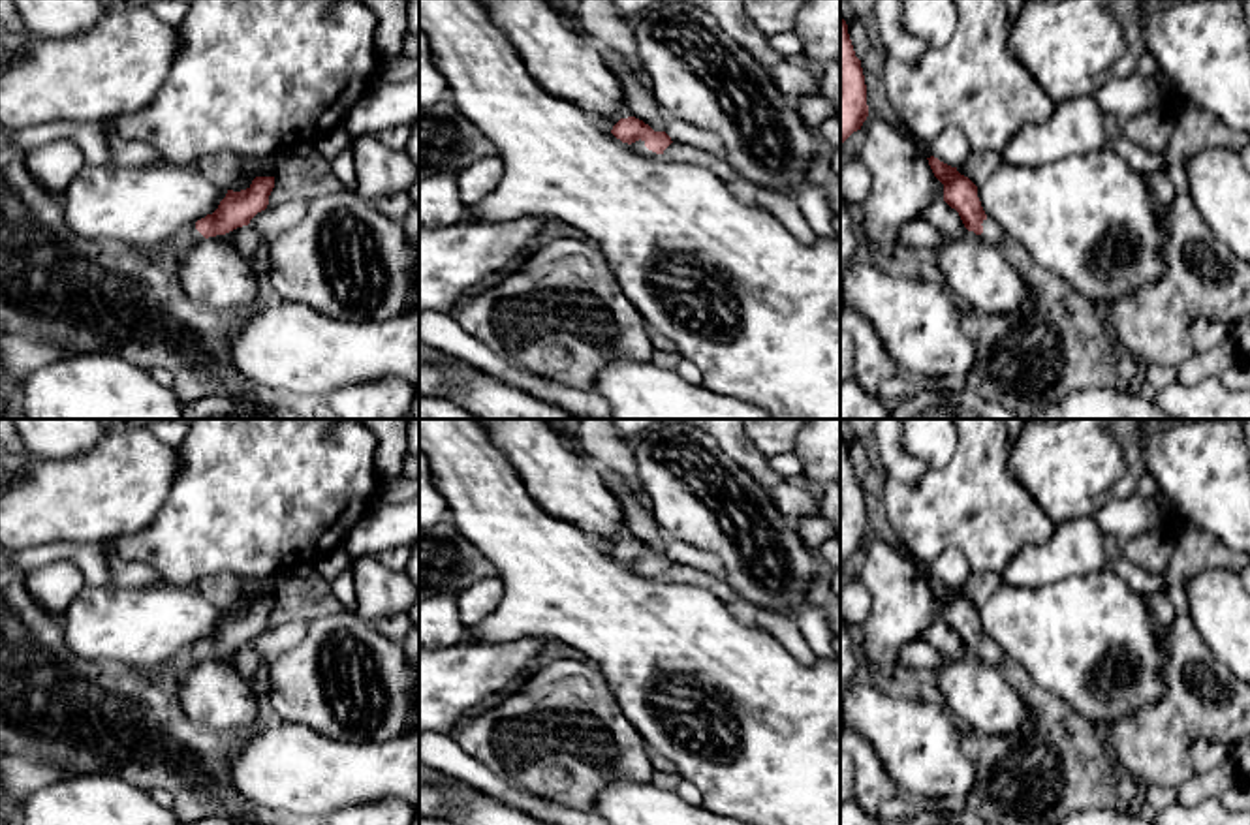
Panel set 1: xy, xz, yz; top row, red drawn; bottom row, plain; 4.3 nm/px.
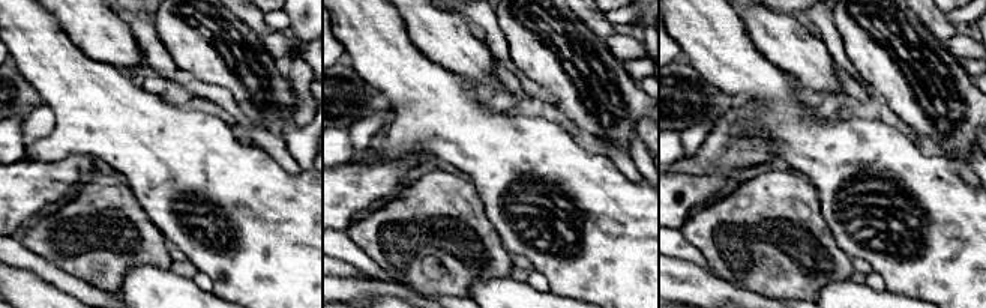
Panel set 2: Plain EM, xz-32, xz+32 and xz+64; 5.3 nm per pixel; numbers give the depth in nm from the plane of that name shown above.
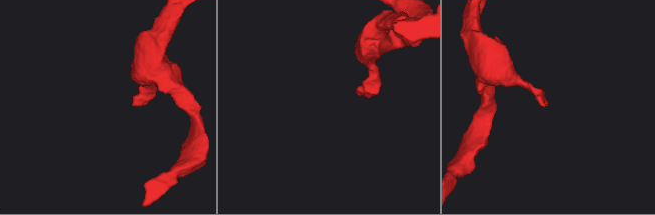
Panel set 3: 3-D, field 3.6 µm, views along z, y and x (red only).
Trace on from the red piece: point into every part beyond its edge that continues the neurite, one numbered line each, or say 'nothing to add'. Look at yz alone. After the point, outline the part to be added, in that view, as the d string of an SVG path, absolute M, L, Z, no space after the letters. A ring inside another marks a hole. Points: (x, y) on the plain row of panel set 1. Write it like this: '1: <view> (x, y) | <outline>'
1: yz (993, 654) | M987 637L981 646L983 646L983 654L979 656L981 663L985 663L992 669L998 669L998 665L1004 660L1004 652L1002 652L1000 645L996 641L992 641L991 637Z

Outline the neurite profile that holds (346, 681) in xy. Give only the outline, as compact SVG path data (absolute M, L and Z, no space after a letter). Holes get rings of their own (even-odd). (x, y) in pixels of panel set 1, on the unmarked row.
M344 609L308 620L301 643L271 662L269 678L269 701L282 722L306 725L335 740L387 742L408 733L419 710L419 669L400 643Z

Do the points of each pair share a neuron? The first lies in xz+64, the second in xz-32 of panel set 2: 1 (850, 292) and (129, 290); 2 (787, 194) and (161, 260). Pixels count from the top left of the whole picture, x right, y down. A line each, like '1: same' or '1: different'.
1: same
2: same

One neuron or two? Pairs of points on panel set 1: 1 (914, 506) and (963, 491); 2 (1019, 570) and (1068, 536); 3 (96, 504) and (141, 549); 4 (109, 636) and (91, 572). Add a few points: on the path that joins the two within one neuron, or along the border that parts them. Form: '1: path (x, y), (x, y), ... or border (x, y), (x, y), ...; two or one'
1: path (925, 506), (948, 506), (952, 502); one
2: path (1031, 566), (1040, 564), (1057, 547); one
3: border (162, 508), (147, 525), (115, 540); two
4: border (87, 585), (108, 587); two

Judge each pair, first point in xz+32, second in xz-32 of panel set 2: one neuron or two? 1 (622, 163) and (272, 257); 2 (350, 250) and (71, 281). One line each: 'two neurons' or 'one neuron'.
1: two neurons
2: one neuron

